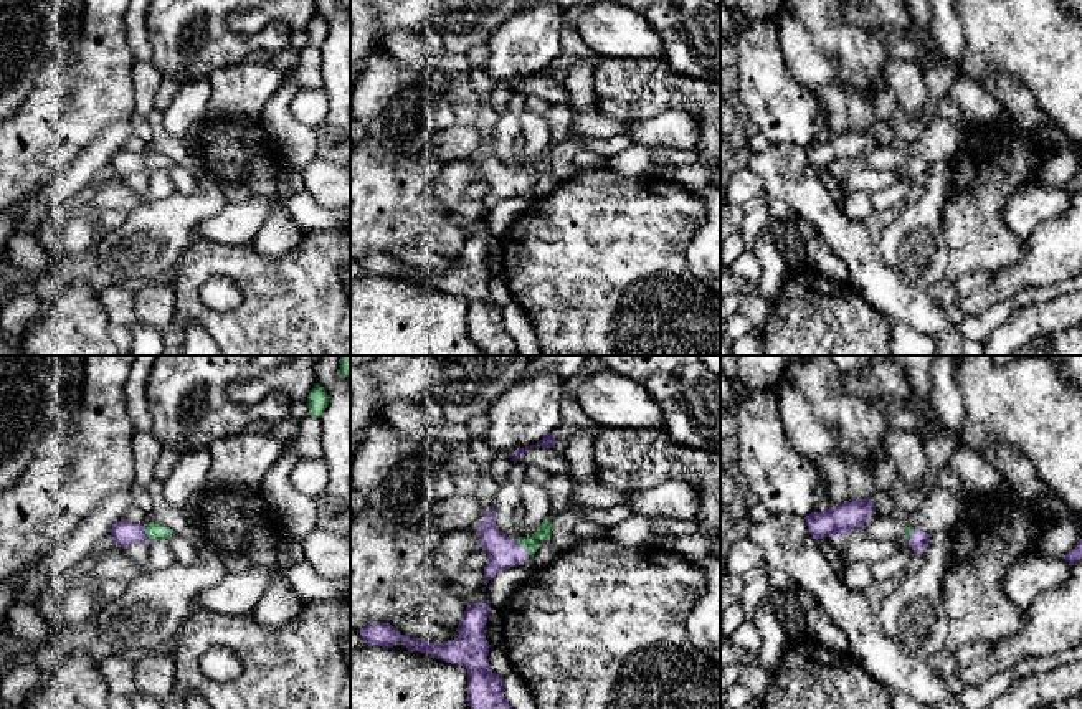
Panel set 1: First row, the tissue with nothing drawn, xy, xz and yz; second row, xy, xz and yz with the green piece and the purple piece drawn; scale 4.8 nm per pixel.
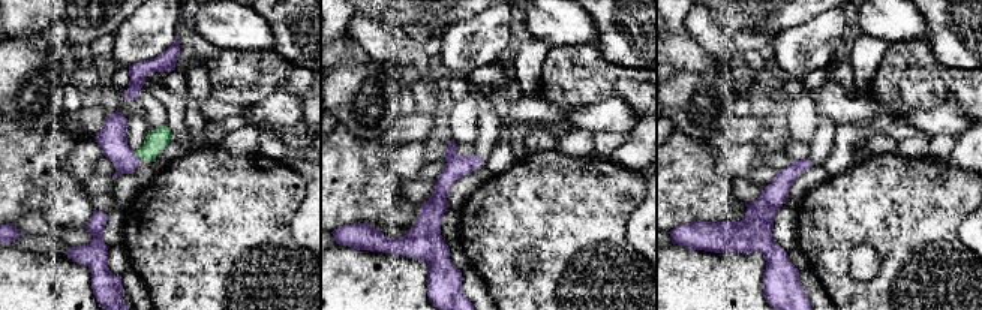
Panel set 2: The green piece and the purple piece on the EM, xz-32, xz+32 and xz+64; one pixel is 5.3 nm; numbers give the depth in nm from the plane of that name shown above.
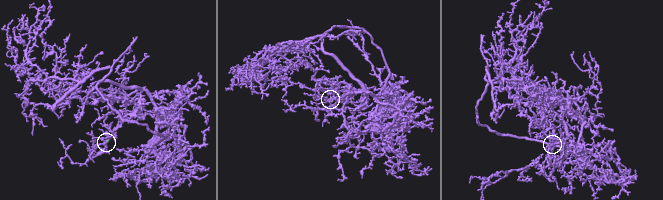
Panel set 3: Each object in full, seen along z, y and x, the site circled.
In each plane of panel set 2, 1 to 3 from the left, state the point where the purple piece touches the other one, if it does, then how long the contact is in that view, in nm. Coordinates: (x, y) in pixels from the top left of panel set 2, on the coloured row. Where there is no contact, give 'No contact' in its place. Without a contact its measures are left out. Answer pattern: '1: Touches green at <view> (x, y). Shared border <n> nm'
1: Touches green at xz-32 (137, 156). Shared border 60 nm
2: No contact
3: No contact

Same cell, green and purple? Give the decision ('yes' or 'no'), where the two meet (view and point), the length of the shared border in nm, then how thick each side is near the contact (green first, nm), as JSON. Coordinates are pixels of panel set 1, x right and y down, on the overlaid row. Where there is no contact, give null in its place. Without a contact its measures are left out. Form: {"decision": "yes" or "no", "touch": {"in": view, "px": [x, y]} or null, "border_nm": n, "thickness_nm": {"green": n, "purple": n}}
{"decision": "yes", "touch": {"in": "xy", "px": [146, 534]}, "border_nm": 80, "thickness_nm": {"green": 90, "purple": 120}}

